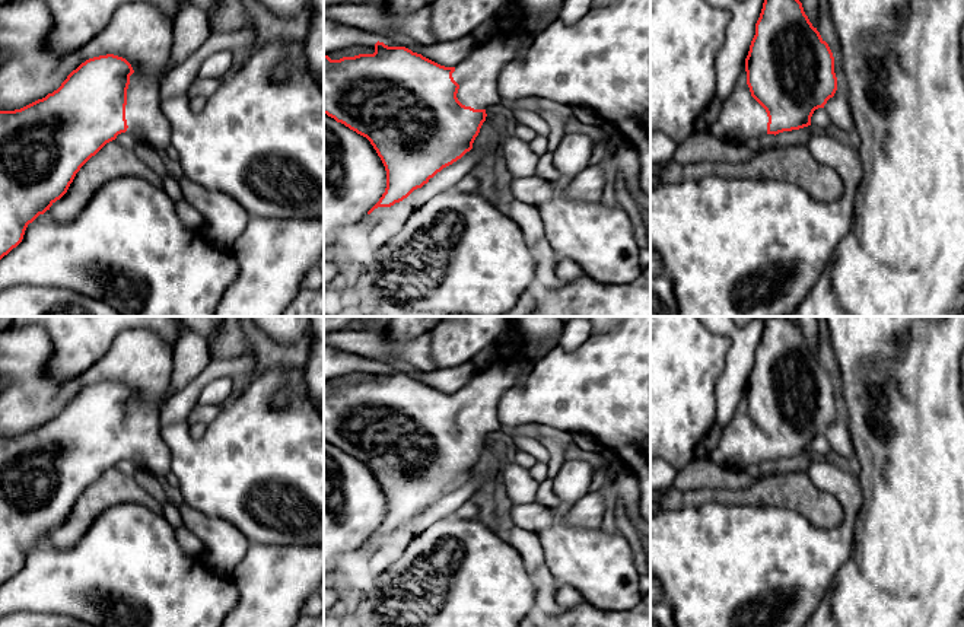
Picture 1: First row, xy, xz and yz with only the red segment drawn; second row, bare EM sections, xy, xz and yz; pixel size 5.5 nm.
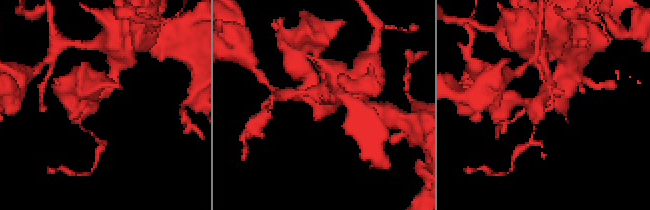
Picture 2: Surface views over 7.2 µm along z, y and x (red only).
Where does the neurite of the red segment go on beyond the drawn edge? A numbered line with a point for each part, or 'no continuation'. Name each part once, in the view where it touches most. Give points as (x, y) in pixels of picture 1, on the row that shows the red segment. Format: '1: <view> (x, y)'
1: xz (476, 75)

